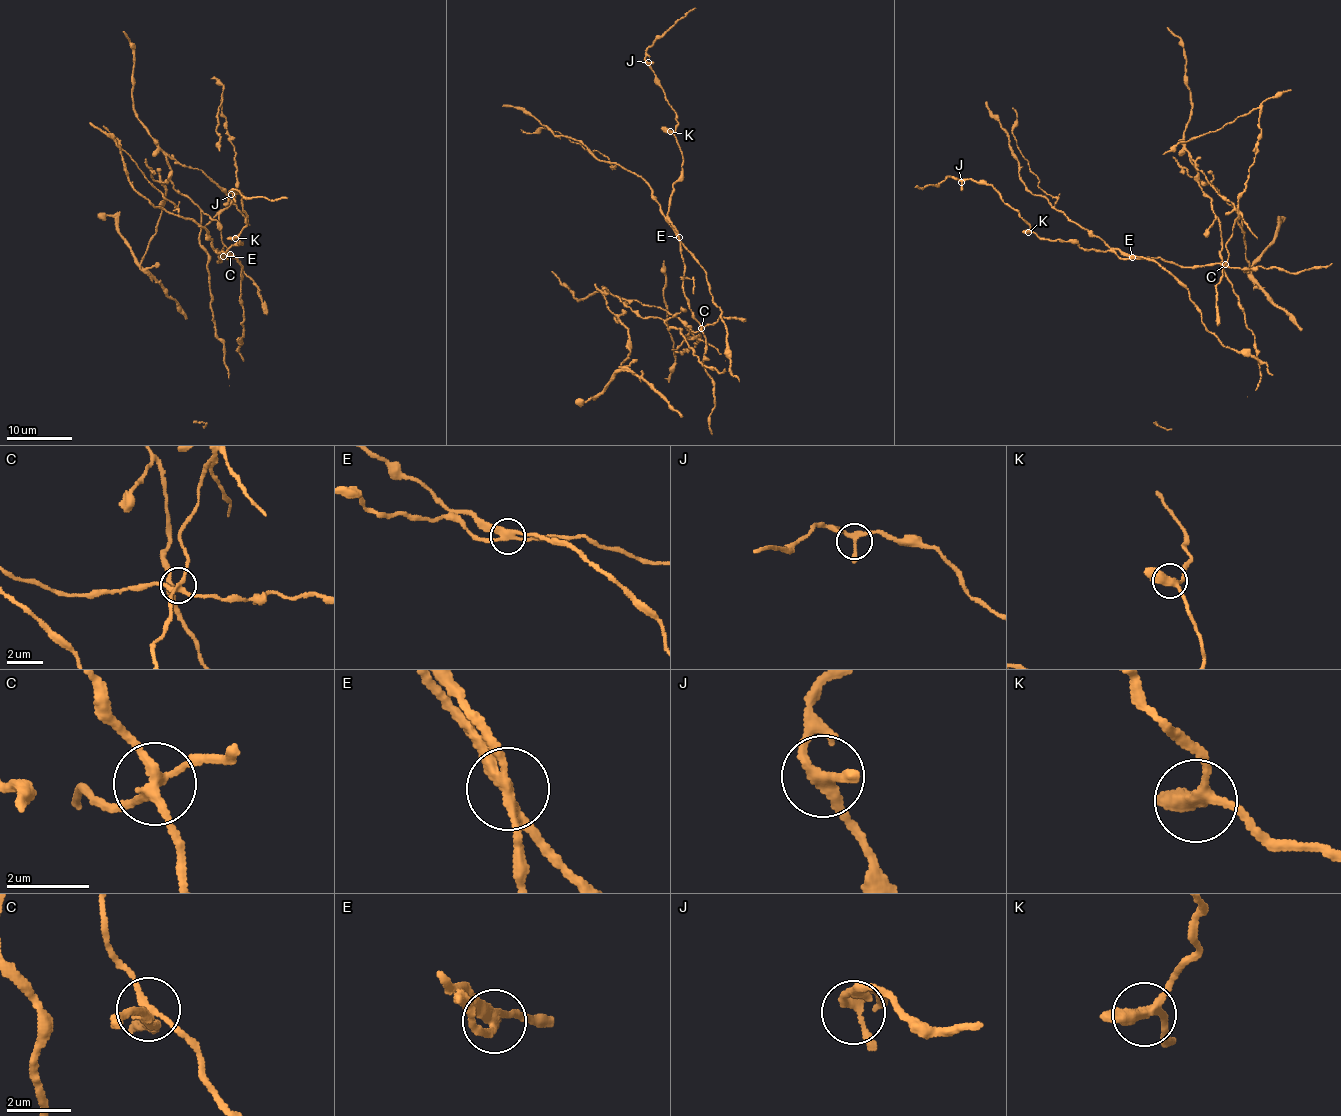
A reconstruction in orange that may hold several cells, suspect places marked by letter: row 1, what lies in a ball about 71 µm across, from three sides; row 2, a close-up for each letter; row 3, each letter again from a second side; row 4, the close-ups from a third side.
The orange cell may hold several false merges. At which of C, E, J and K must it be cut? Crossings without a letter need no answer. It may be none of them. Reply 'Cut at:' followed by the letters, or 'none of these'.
Cut at: C, E

